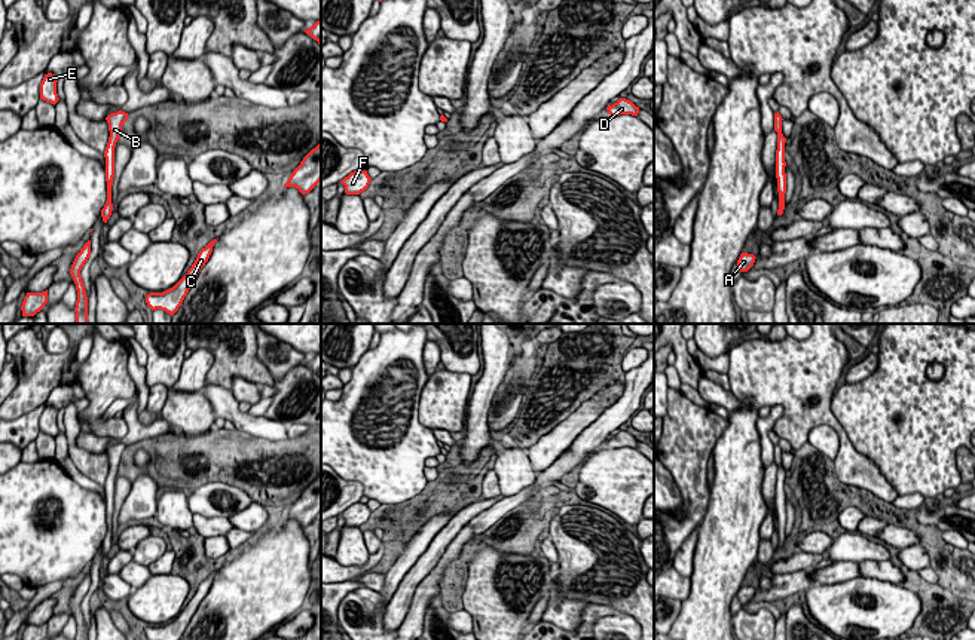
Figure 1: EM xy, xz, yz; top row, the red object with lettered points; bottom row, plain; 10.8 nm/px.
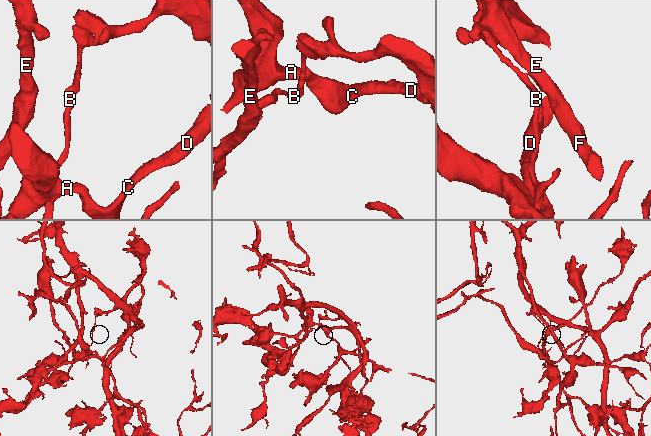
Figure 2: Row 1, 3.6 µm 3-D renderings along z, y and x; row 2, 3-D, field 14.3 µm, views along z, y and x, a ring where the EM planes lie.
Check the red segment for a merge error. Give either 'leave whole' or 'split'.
split

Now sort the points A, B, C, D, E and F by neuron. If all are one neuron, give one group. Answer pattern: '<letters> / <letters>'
A C D / B E F

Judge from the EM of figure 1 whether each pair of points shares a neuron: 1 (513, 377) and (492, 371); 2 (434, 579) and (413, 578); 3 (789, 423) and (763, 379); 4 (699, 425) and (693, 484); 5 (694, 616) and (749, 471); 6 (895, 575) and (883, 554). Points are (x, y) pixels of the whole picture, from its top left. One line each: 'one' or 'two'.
1: two
2: two
3: one
4: one
5: one
6: two

